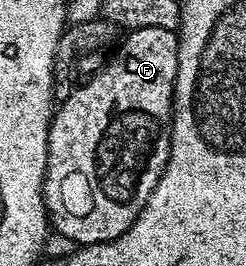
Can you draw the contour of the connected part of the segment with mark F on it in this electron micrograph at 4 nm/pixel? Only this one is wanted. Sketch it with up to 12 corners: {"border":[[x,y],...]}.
{"border":[[125,33],[50,118],[42,201],[127,232],[170,157],[178,33]]}

